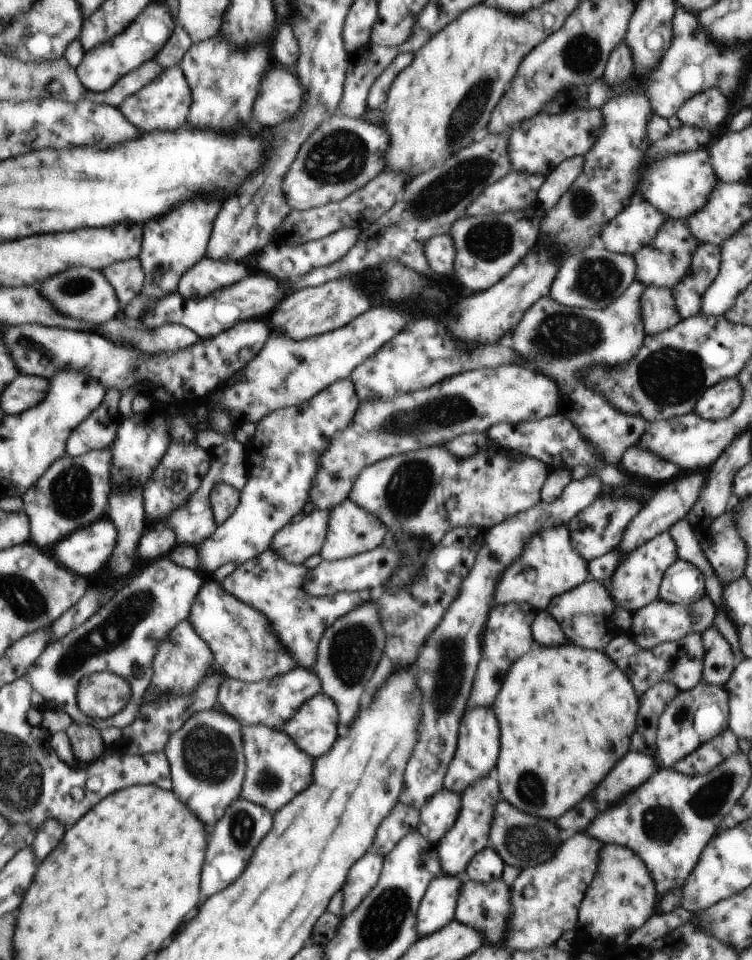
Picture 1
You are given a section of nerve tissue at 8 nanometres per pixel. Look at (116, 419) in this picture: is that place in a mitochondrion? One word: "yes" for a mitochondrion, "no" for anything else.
no

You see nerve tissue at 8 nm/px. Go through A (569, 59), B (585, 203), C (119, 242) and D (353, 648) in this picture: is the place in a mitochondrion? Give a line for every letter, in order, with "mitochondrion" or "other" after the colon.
A: mitochondrion
B: mitochondrion
C: other
D: mitochondrion

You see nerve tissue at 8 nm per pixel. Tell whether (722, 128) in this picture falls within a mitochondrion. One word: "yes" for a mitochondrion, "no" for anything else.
no

